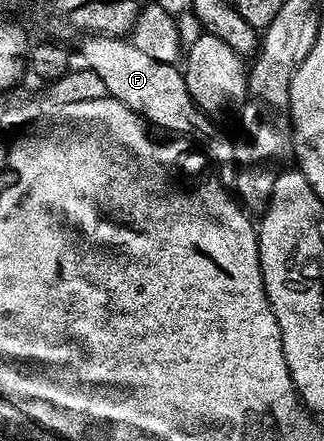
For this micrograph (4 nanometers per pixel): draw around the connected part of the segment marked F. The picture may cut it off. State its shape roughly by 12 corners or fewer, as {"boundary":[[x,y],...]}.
{"boundary":[[103,32],[83,65],[145,123],[215,165],[236,147],[197,106],[173,63]]}

